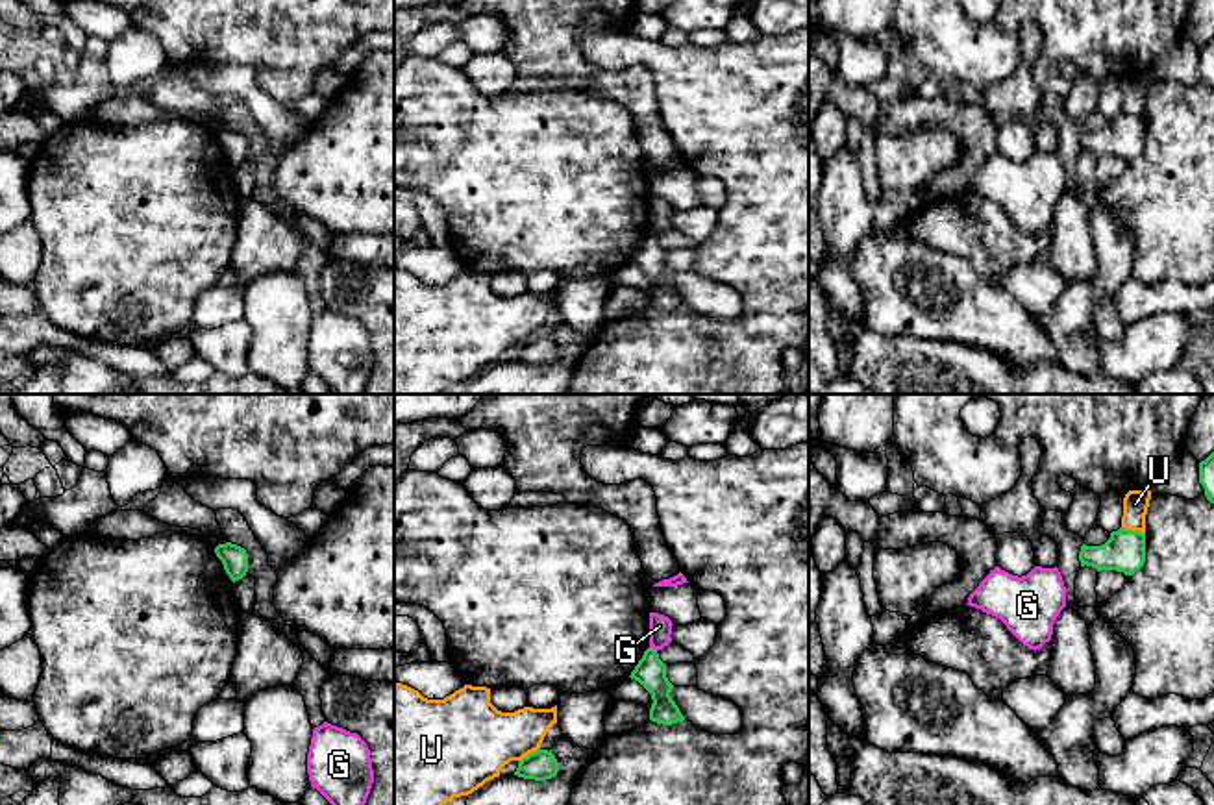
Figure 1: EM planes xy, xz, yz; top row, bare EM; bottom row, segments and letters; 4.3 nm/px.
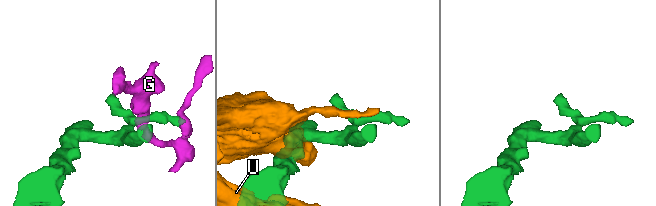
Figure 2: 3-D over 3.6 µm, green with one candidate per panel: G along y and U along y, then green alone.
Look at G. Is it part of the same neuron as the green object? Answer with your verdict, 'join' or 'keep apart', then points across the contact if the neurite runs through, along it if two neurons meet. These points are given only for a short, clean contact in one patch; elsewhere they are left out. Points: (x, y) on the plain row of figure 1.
keep apart | along xz (650, 232), (656, 237)

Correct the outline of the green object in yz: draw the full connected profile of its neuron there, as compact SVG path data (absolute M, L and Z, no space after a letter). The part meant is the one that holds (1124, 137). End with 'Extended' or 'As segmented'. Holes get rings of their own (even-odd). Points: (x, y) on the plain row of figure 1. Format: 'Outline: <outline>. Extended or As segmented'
Outline: M1120 113L1101 131L1081 131L1081 152L1092 152L1097 157L1116 155L1133 161L1146 148L1146 118Z. As segmented

